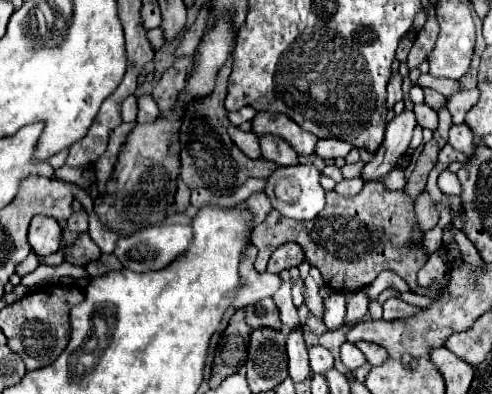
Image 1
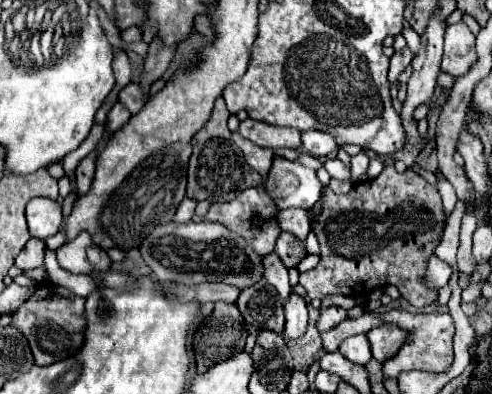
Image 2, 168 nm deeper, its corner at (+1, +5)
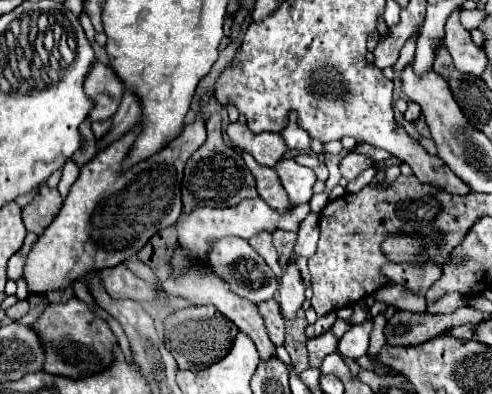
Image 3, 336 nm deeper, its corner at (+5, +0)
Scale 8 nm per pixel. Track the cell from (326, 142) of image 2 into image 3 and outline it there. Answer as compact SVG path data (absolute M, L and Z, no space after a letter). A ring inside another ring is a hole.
M290 124L290 128L284 128L282 136L284 136L288 148L292 148L292 150L300 150L300 152L310 152L312 150L310 134L306 130L298 128L296 124Z

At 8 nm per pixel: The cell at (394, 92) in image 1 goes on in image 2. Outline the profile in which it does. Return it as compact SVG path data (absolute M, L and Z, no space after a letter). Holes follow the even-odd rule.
M404 47L402 51L394 51L394 55L390 57L390 83L398 81L398 75L404 71L404 67L408 67L412 61L412 51L408 47Z

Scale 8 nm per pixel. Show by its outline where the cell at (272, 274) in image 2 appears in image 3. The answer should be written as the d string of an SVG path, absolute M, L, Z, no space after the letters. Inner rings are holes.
M260 232L258 236L250 238L248 242L250 242L250 246L264 258L264 262L272 268L272 272L274 272L276 278L280 280L280 278L282 278L282 268L280 268L280 264L278 264L278 254L274 252L274 246L272 246L272 234Z

